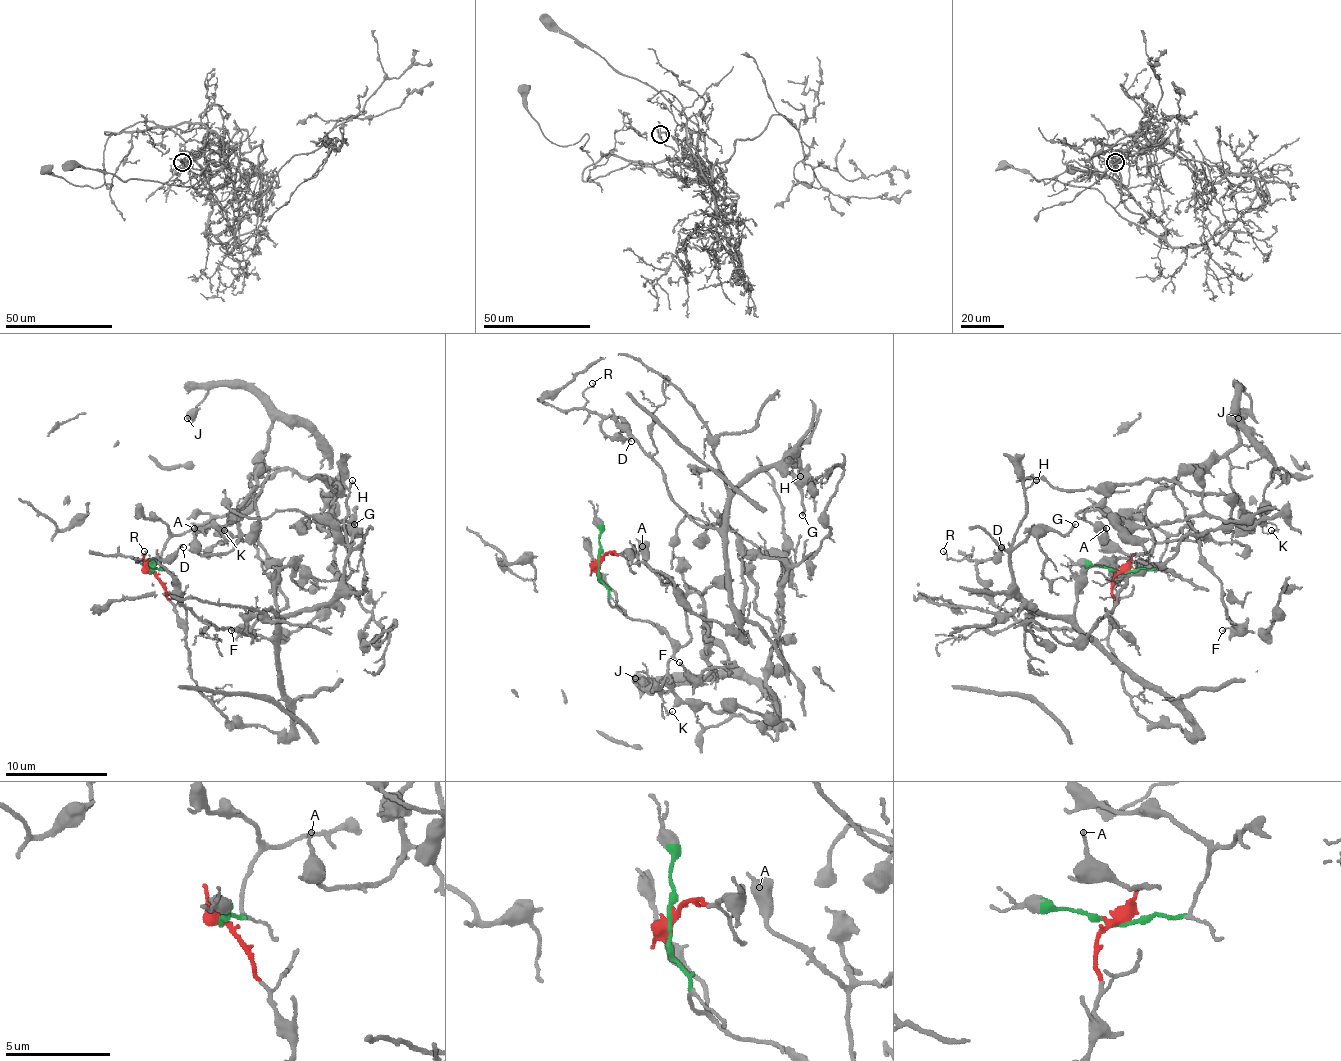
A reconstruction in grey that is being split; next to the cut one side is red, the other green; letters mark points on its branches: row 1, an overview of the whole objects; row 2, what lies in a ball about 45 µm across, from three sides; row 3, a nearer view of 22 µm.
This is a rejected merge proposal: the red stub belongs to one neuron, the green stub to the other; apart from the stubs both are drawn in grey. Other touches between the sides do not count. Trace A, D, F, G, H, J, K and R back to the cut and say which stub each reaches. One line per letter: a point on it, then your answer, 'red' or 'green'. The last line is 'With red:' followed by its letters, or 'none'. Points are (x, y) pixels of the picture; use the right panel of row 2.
A: place (1106, 528); green
D: place (1001, 547); red
F: place (1222, 630); green
G: place (1075, 524); red
H: place (1036, 480); red
J: place (1238, 418); green
K: place (1271, 530); green
R: place (943, 551); red
With red: D, G, H, R

